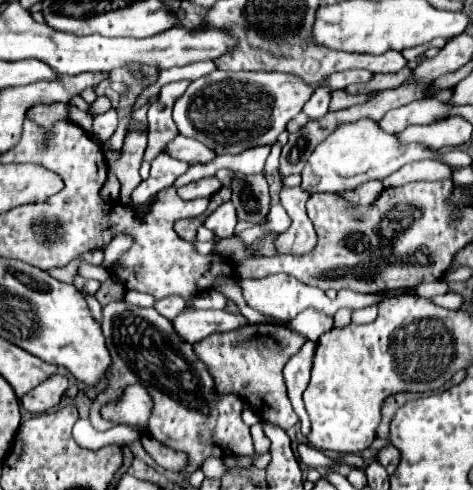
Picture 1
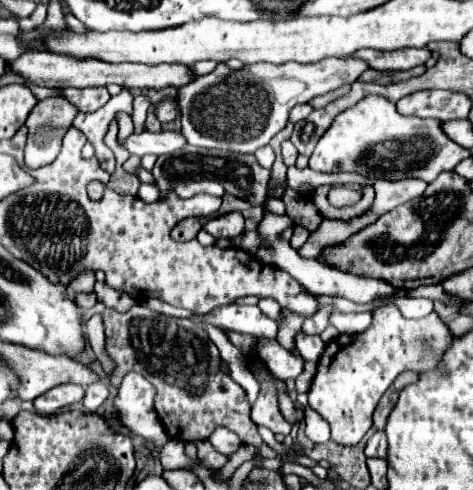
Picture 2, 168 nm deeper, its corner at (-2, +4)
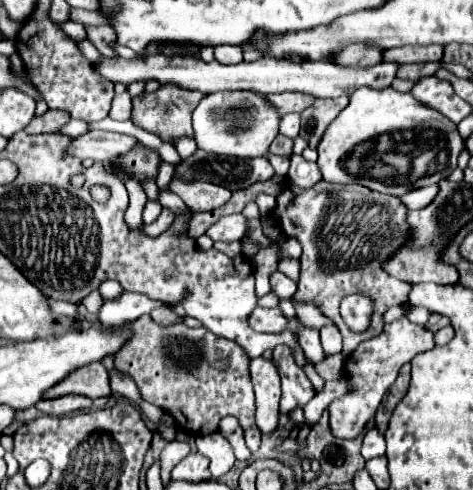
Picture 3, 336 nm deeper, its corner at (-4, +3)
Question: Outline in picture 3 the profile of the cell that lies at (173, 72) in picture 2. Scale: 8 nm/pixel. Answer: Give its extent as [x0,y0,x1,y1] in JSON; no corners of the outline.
[95,55,399,99]

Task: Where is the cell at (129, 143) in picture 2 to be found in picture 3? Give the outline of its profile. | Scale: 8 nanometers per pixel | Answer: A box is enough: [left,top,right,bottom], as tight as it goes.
[69,131,139,161]

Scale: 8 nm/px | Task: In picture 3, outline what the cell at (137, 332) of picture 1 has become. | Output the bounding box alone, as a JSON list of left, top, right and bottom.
[113,315,261,453]

